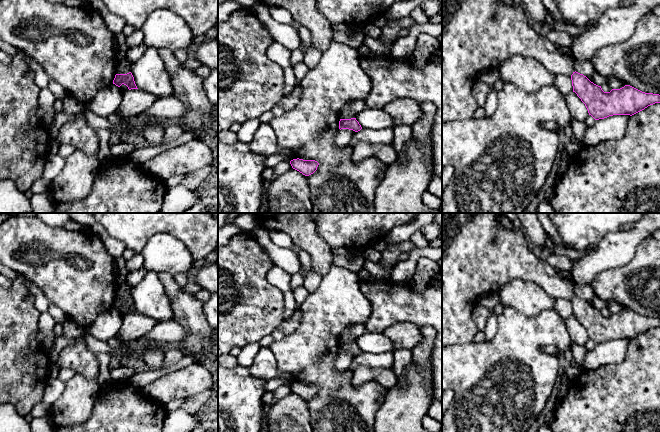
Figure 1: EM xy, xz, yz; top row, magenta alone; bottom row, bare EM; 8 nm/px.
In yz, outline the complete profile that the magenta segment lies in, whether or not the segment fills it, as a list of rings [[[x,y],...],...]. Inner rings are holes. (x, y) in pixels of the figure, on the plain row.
[[[578,296],[571,299],[573,316],[585,328],[595,344],[613,339],[634,339],[650,329],[660,327],[660,319],[642,316],[630,309],[604,316],[601,310],[591,306]]]

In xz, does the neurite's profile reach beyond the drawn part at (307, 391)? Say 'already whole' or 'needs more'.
already whole

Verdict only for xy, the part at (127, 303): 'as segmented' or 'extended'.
as segmented

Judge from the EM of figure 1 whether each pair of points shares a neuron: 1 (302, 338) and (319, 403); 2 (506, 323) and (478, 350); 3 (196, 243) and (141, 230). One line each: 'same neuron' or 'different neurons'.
1: same neuron
2: same neuron
3: same neuron

